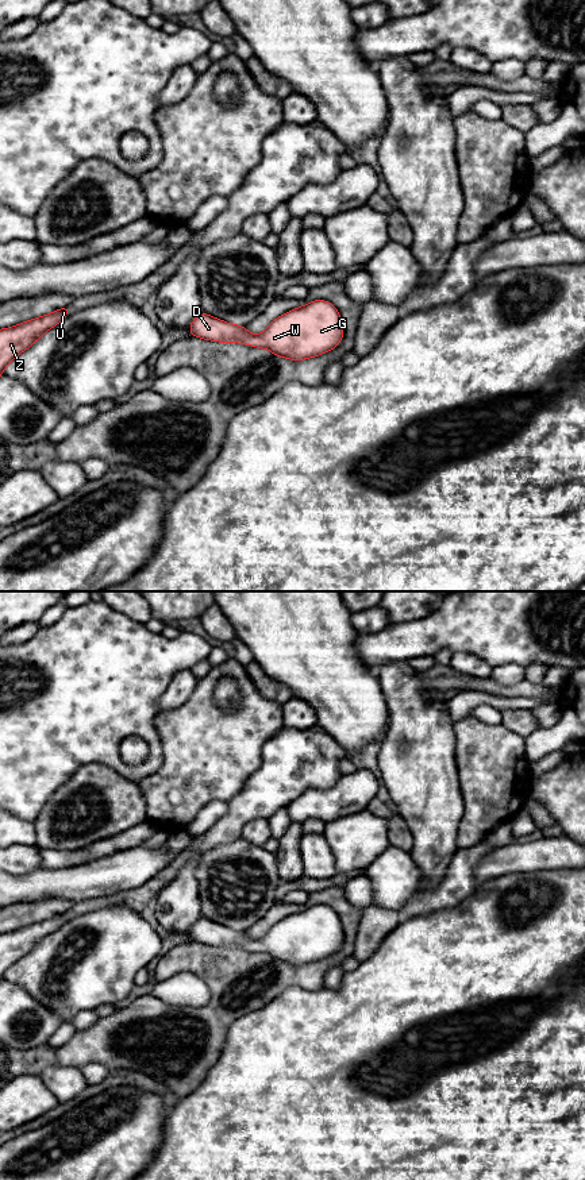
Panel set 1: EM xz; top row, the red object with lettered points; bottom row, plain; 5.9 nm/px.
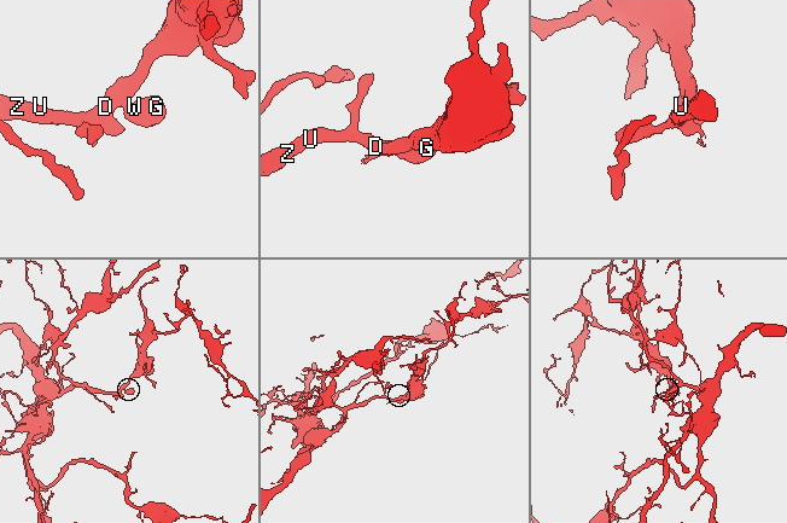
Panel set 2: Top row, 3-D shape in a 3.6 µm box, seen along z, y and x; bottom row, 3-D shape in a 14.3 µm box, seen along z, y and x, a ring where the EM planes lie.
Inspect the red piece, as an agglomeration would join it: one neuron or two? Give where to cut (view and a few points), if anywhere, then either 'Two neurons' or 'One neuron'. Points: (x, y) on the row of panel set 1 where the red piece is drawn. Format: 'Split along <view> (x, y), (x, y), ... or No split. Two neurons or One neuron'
No split. One neuron

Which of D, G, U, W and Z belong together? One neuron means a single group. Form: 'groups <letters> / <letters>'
groups D G U W Z

